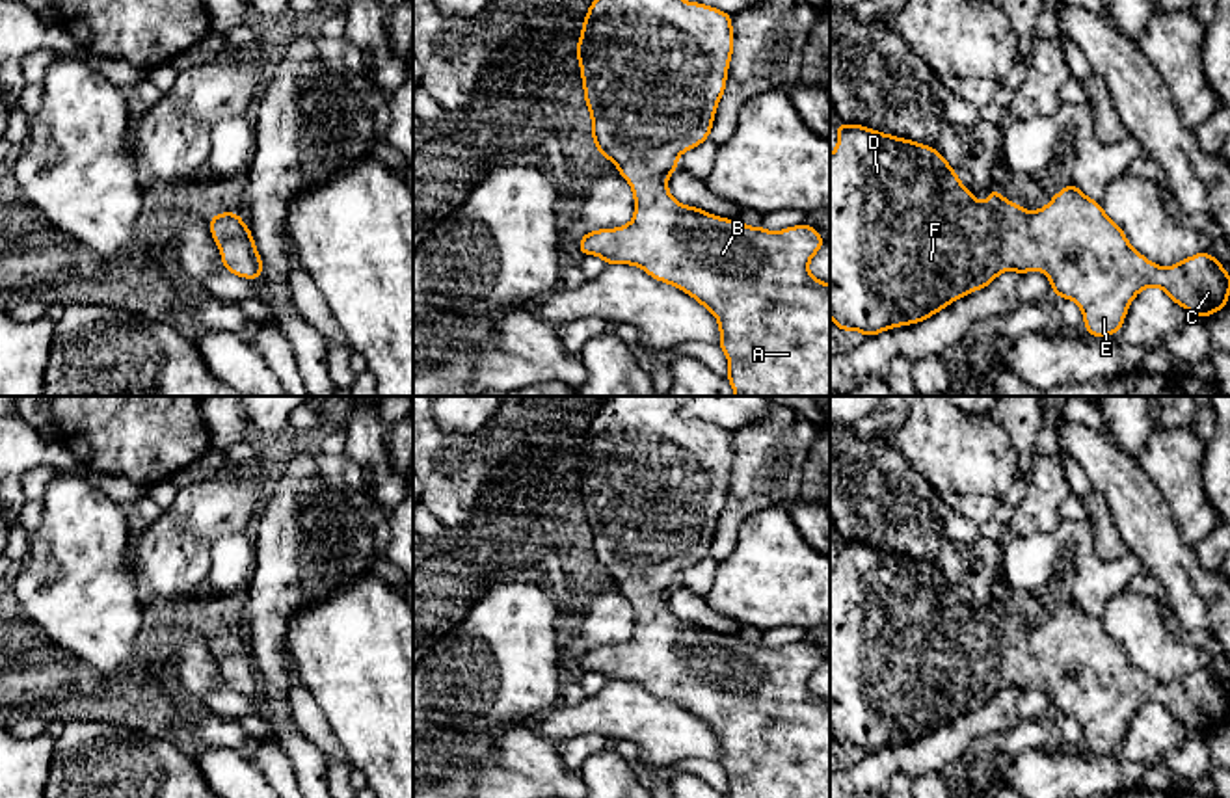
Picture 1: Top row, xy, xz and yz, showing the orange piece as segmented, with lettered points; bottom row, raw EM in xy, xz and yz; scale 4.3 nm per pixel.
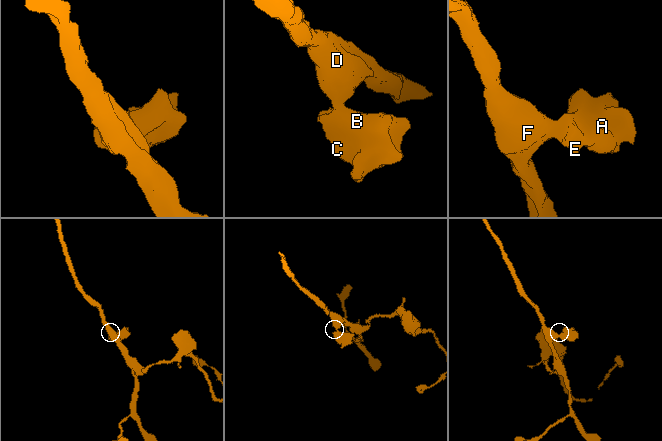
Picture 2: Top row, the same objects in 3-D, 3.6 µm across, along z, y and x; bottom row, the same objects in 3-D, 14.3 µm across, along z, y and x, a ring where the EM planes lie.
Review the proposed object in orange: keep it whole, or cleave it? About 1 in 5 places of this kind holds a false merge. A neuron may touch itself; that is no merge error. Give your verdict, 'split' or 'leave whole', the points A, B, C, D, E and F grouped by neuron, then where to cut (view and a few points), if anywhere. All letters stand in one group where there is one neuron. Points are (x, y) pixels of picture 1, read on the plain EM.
leave whole; A B C D E F; no cut

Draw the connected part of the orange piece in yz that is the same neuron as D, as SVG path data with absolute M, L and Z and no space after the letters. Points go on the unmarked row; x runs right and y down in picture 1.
M837 539L837 552L837 564L830 571L830 735L839 748L856 746L863 753L867 753L878 751L889 744L923 738L938 727L945 725L955 716L968 712L977 705L986 705L1001 688L1007 686L1018 688L1020 692L1033 686L1042 686L1048 692L1055 712L1072 716L1081 724L1085 744L1092 753L1107 753L1118 750L1131 716L1148 703L1163 705L1174 720L1182 722L1193 731L1198 731L1202 737L1211 729L1226 725L1230 711L1230 692L1217 675L1204 668L1183 675L1170 685L1161 685L1150 679L1130 662L1124 647L1107 634L1107 631L1102 627L1102 621L1089 616L1074 601L1064 603L1057 612L1053 612L1048 623L1033 629L1023 627L1018 619L1007 618L999 610L999 606L988 608L988 618L981 621L977 614L956 595L956 588L947 580L938 565L916 560L912 556L882 551L862 541Z

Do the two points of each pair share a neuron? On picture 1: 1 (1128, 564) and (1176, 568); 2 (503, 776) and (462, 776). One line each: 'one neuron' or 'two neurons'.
1: two neurons
2: two neurons

